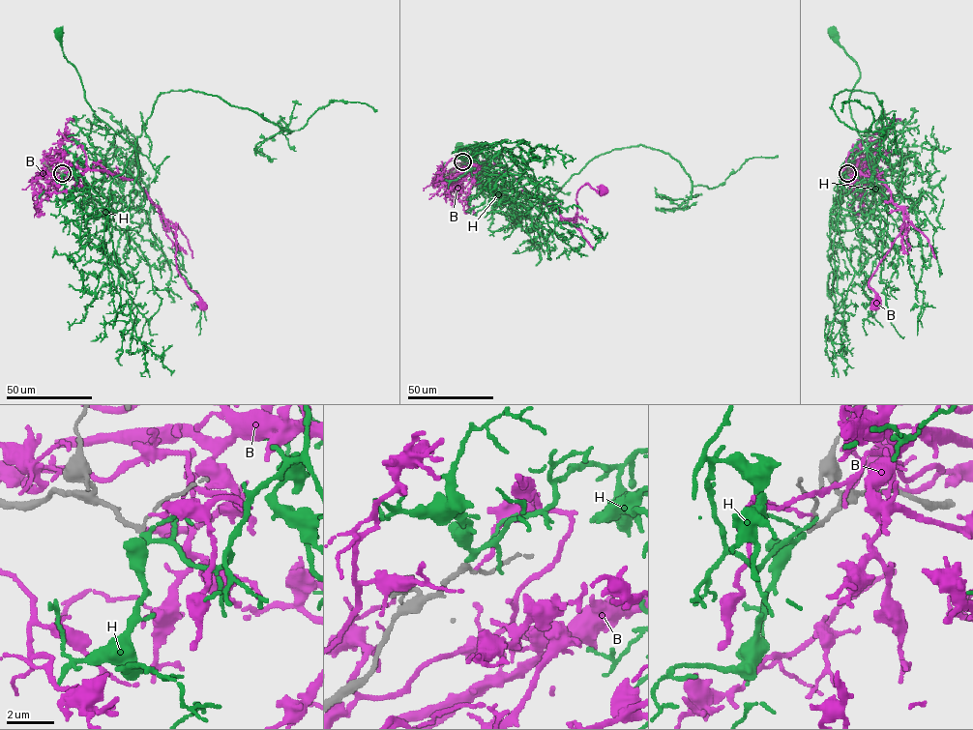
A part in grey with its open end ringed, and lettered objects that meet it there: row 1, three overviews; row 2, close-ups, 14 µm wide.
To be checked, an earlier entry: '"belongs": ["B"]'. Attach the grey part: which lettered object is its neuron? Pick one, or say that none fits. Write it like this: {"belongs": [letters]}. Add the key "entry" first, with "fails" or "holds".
{"entry": "fails", "belongs": ["H"]}

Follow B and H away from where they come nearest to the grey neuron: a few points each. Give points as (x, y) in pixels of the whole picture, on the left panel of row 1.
B: (62, 172), (74, 166), (106, 170), (135, 181), (175, 230), (177, 269), (202, 305)
H: (61, 174), (73, 168), (103, 206), (124, 212), (137, 161), (135, 148), (85, 100), (58, 31)

